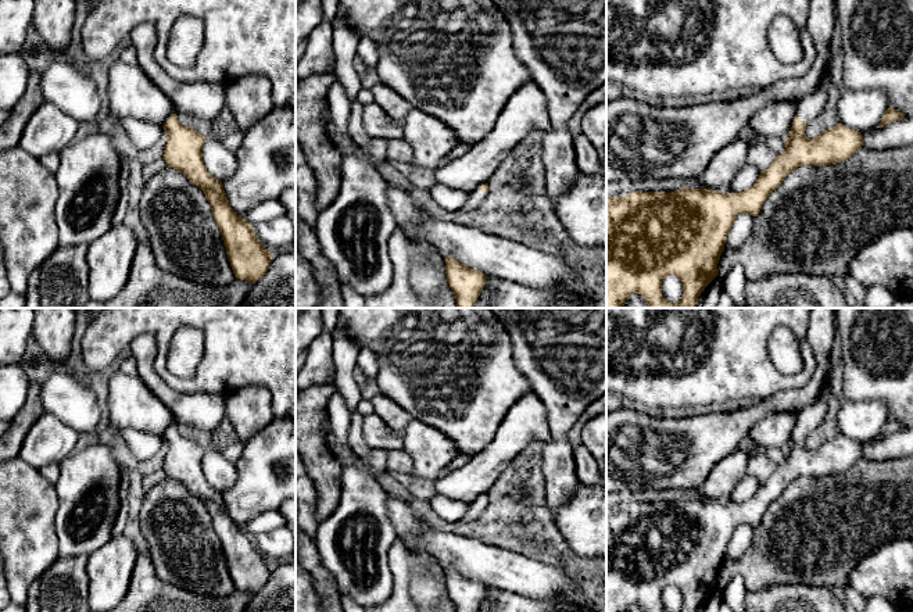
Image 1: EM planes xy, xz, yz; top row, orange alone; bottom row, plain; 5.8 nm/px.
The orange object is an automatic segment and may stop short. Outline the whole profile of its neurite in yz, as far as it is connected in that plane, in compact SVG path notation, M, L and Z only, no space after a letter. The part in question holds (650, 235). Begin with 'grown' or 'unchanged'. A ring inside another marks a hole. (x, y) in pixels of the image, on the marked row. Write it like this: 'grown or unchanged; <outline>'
grown; M831 64L819 87L798 103L785 148L756 182L741 193L720 193L713 189L680 189L665 192L631 192L627 196L606 197L606 308L624 308L630 294L640 294L648 308L697 308L698 297L719 275L717 264L727 235L741 214L758 215L767 197L790 172L802 165L827 167L846 161L863 146L862 132L844 124L827 129L817 137L805 135L806 126L824 110ZM674 275L683 284L679 303L669 303L662 294L662 282Z

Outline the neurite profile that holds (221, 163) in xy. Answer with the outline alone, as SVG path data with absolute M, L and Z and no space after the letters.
M205 139L203 161L207 171L221 182L230 179L237 169L236 154L229 151L219 139Z

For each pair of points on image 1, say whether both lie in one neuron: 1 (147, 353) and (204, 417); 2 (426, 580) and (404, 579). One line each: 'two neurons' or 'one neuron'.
1: one neuron
2: two neurons

